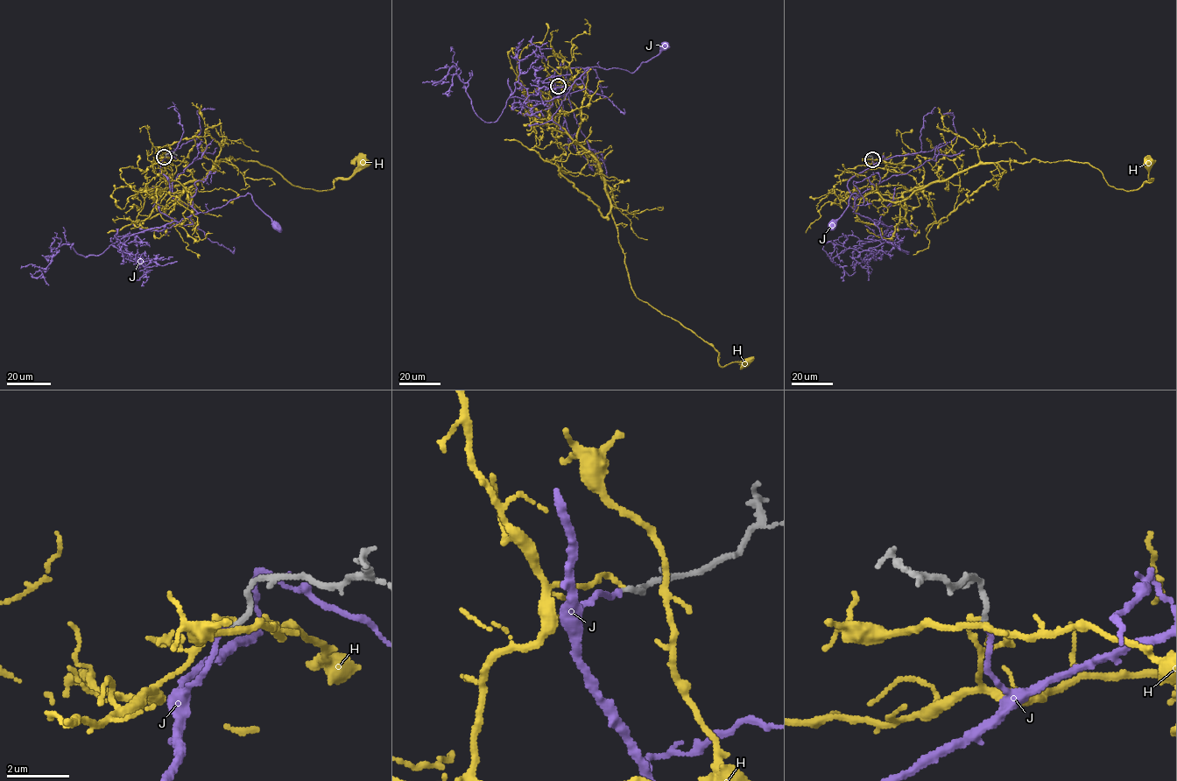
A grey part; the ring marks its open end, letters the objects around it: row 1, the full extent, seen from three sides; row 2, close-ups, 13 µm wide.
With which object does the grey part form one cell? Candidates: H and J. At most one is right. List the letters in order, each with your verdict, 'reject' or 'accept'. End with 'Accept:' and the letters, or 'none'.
H: reject
J: accept
Accept: J

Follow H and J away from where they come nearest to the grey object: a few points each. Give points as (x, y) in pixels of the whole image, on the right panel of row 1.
H: (872, 158), (920, 169), (920, 186), (981, 164), (1070, 160), (1132, 191), (1152, 180), (1148, 163)
J: (872, 159), (873, 165), (848, 181), (847, 187), (855, 198), (854, 212), (859, 196), (856, 193), (832, 224)

